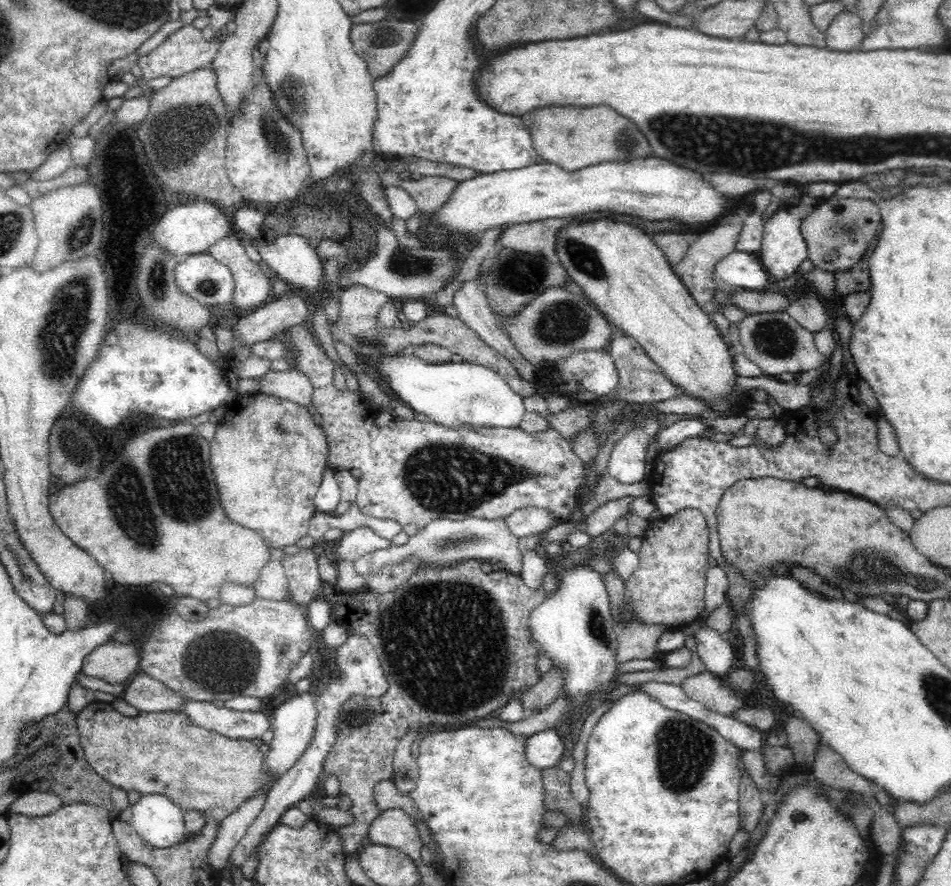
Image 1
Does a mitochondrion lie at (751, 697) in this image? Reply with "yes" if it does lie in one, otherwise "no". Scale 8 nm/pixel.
no

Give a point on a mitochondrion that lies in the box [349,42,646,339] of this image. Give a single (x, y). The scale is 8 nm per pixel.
(522, 274)

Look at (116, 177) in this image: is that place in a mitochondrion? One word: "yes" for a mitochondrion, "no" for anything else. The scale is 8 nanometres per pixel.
no

